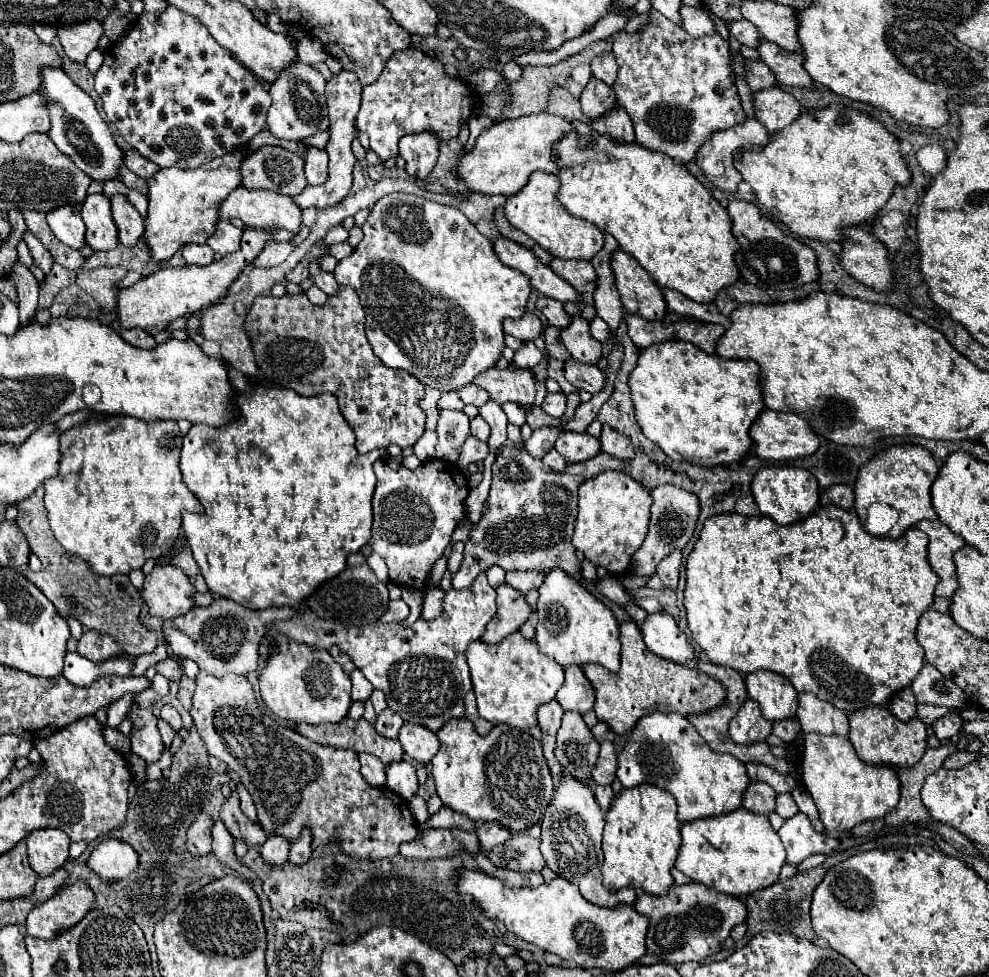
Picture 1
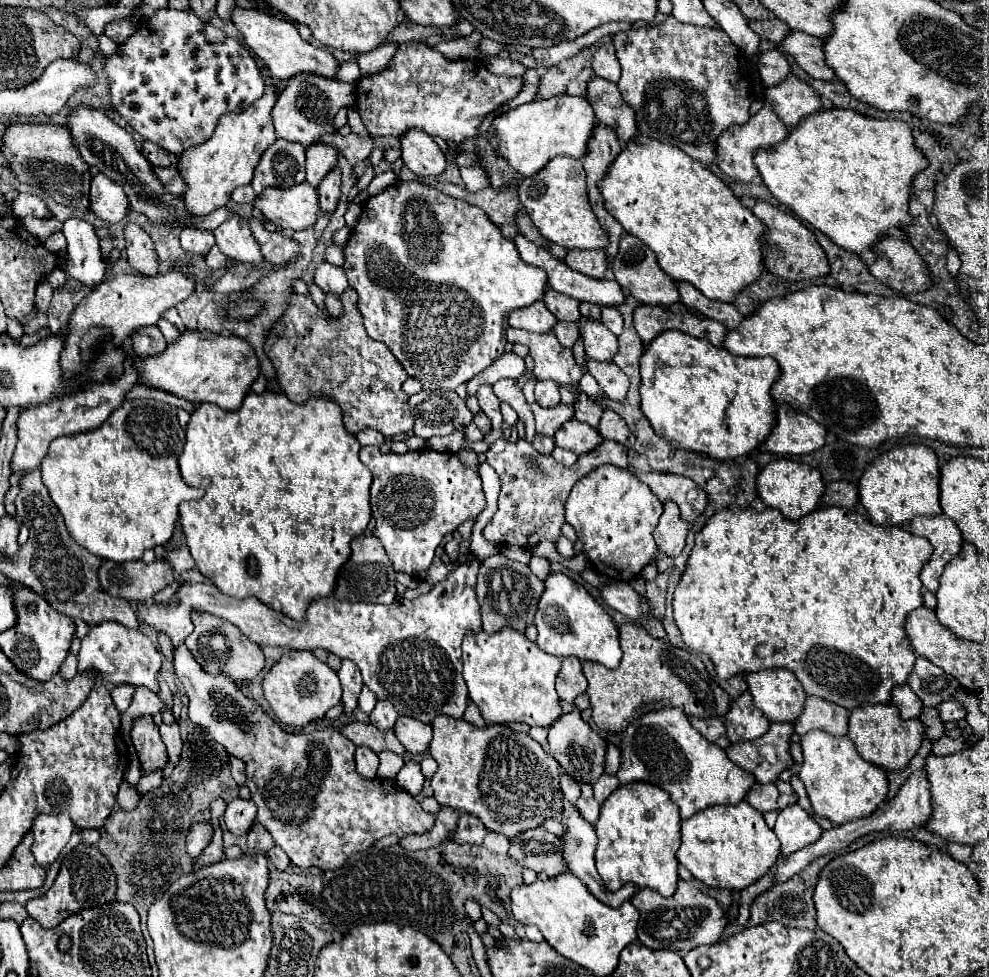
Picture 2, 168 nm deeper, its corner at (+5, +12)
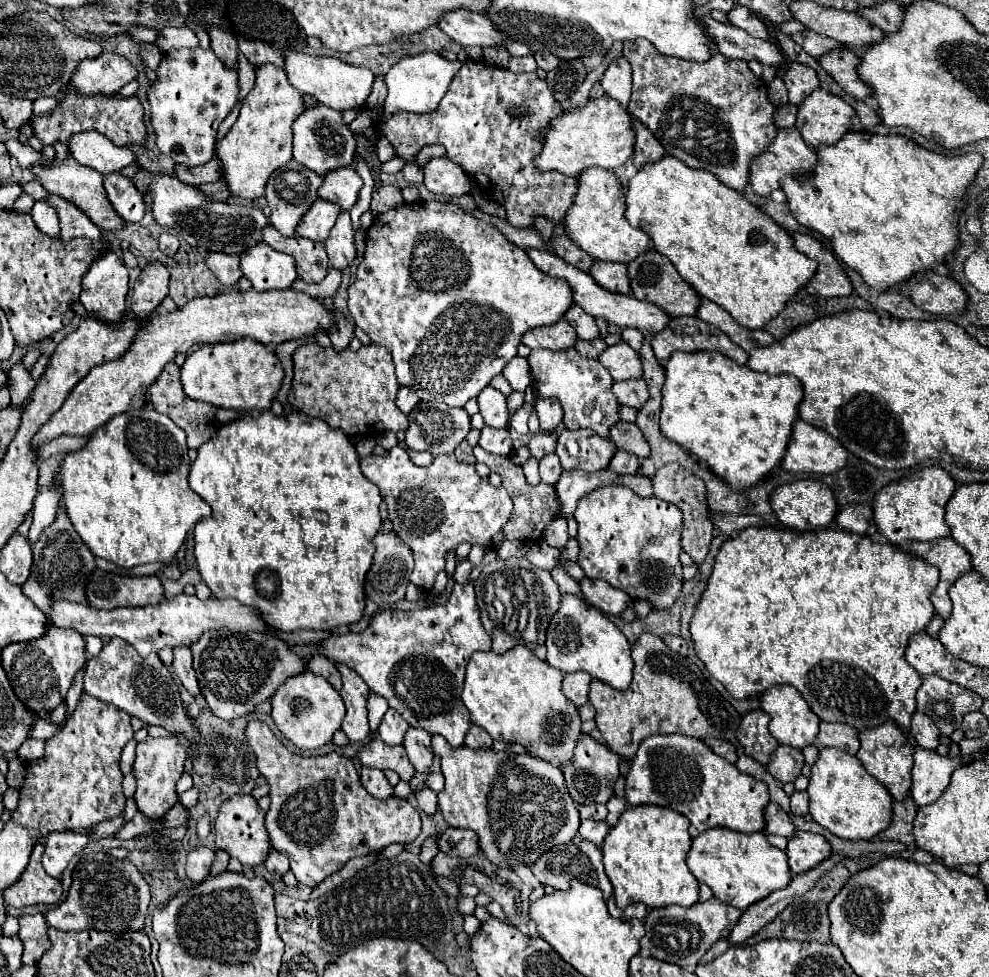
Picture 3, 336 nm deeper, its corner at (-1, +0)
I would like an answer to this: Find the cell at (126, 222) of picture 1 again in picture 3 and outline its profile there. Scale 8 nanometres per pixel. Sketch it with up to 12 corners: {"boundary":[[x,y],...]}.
{"boundary":[[158,262],[142,270],[130,300],[148,318],[168,294],[168,270]]}

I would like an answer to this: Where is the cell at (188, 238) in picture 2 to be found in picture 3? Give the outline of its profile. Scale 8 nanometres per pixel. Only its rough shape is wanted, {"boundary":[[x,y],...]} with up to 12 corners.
{"boundary":[[208,252],[206,266],[226,286],[242,278],[238,256]]}

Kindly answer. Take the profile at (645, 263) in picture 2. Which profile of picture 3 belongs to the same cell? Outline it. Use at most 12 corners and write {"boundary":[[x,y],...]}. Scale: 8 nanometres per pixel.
{"boundary":[[656,250],[628,264],[632,296],[696,316],[700,296]]}

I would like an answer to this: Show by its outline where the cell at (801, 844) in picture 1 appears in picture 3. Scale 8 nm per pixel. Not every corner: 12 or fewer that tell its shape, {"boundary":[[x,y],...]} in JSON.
{"boundary":[[798,832],[786,854],[792,874],[824,862],[832,848],[822,834]]}

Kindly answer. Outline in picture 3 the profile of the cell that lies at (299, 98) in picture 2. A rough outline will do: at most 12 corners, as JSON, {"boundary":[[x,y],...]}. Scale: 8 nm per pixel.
{"boundary":[[324,104],[294,122],[294,158],[320,176],[348,166],[356,138]]}

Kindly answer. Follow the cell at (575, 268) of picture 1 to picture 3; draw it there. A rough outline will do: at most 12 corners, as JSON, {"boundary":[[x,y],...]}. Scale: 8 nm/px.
{"boundary":[[596,262],[590,276],[610,292],[628,294],[628,266]]}

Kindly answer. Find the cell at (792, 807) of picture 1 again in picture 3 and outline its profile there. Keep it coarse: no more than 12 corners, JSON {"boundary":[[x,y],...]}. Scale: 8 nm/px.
{"boundary":[[808,792],[790,796],[790,812],[808,814]]}

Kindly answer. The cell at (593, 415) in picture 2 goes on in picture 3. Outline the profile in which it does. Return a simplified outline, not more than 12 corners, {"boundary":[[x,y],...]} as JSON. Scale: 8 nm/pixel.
{"boundary":[[532,350],[540,398],[556,398],[568,430],[608,438],[620,420],[612,376],[570,350]]}

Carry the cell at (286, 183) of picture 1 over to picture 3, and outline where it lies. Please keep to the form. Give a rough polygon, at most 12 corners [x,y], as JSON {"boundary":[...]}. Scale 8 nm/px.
{"boundary":[[296,160],[266,184],[270,224],[296,236],[322,178]]}

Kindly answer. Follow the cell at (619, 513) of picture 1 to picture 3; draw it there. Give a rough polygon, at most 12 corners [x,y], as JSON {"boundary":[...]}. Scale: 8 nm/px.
{"boundary":[[600,486],[578,564],[634,602],[682,592],[676,504]]}

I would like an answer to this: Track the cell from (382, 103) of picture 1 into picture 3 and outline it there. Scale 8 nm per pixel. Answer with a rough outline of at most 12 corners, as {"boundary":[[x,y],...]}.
{"boundary":[[464,62],[434,112],[382,126],[442,144],[514,228],[564,224],[576,178],[540,172],[562,114],[534,72]]}

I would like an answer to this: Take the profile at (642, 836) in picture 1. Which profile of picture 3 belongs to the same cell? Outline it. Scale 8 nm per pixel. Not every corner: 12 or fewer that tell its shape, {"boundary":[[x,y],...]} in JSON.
{"boundary":[[628,806],[604,868],[618,908],[698,902],[690,820]]}

